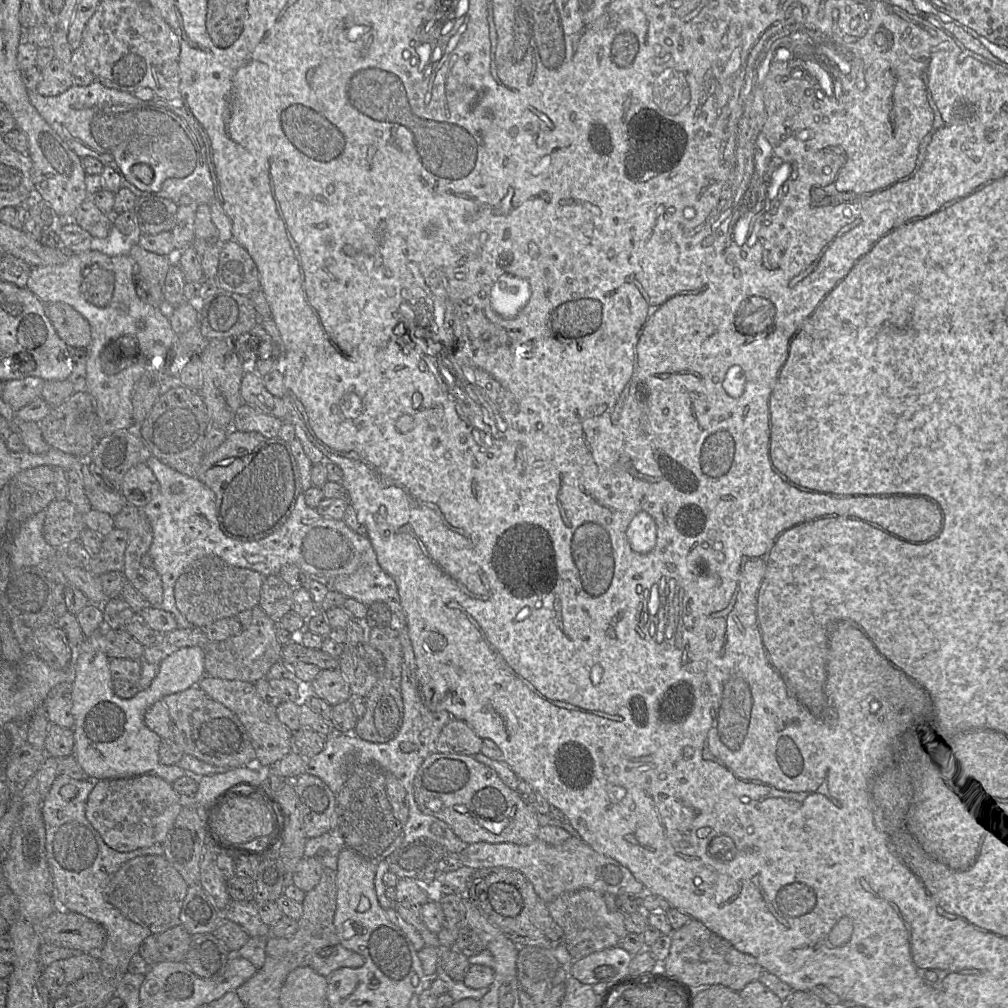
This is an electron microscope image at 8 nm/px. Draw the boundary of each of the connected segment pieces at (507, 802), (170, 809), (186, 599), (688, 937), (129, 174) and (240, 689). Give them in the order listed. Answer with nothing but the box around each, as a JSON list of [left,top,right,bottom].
[[414,751,538,845],[85,774,182,852],[176,556,264,629],[659,919,763,992],[28,81,215,206],[197,675,293,768]]

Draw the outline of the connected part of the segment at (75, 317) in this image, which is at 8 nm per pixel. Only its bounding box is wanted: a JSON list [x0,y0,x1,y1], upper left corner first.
[46,304,91,349]

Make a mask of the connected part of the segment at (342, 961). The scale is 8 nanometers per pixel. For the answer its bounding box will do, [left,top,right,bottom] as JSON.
[309,944,364,977]

